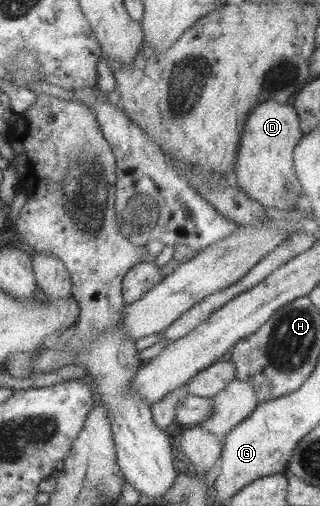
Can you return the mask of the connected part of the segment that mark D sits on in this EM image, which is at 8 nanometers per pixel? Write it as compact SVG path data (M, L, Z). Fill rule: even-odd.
M267 100L252 108L243 124L234 177L248 198L276 210L289 210L301 202L302 188L293 165L293 150L304 134L299 127L297 110L292 105Z

